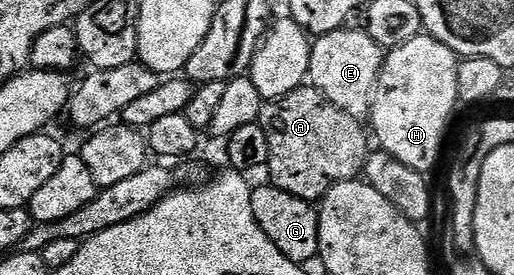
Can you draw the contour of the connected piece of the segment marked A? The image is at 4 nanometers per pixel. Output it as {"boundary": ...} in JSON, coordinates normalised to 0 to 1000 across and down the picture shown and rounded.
{"boundary":[[[605,309],[518,371],[504,444],[512,484],[519,484],[521,662],[551,687],[551,702],[623,731],[654,665],[685,665],[710,618],[722,505],[712,465],[710,476],[702,465],[704,436],[644,382],[644,367]]]}

